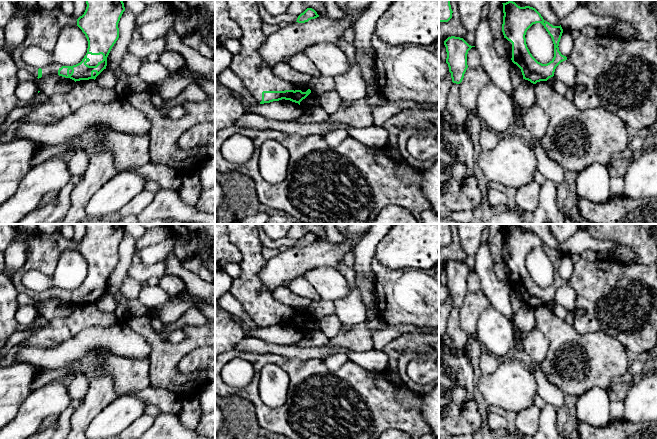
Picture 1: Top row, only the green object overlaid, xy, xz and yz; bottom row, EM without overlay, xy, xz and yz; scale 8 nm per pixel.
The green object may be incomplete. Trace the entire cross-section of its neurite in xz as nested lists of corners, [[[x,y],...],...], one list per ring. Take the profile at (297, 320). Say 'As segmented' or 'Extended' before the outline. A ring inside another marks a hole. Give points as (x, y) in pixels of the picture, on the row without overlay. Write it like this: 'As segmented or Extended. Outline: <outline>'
Extended. Outline: [[[226,224],[229,240],[242,255],[239,263],[240,275],[234,279],[230,294],[242,305],[247,315],[258,327],[270,327],[282,323],[298,327],[305,323],[311,314],[297,314],[294,309],[287,309],[273,297],[259,278],[260,270],[266,259],[262,256],[262,245],[256,224]]]

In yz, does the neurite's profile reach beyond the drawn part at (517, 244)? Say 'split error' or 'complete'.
split error

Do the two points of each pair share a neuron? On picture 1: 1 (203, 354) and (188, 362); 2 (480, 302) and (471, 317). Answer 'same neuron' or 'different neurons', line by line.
1: same neuron
2: same neuron

